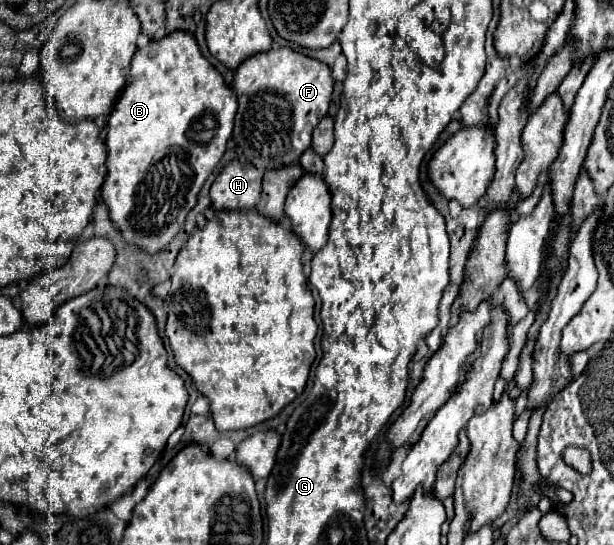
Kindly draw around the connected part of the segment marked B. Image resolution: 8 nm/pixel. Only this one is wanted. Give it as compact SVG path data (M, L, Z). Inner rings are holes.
M173 31L169 35L165 35L163 39L153 39L149 41L147 47L137 49L137 53L131 59L131 73L129 73L129 83L123 91L123 95L119 97L119 101L115 103L115 109L109 115L107 121L107 129L105 129L105 145L107 145L107 177L101 189L101 195L109 207L109 215L113 219L113 223L123 231L123 239L127 243L133 243L137 247L143 247L145 251L161 251L167 247L167 243L173 239L173 235L177 235L177 231L181 229L181 225L185 223L187 213L195 207L197 203L197 193L201 191L205 179L211 175L213 167L219 163L219 159L223 157L225 149L227 149L227 141L231 137L233 131L233 119L237 113L237 95L235 91L225 83L223 75L203 57L197 39L193 33L189 31Z

